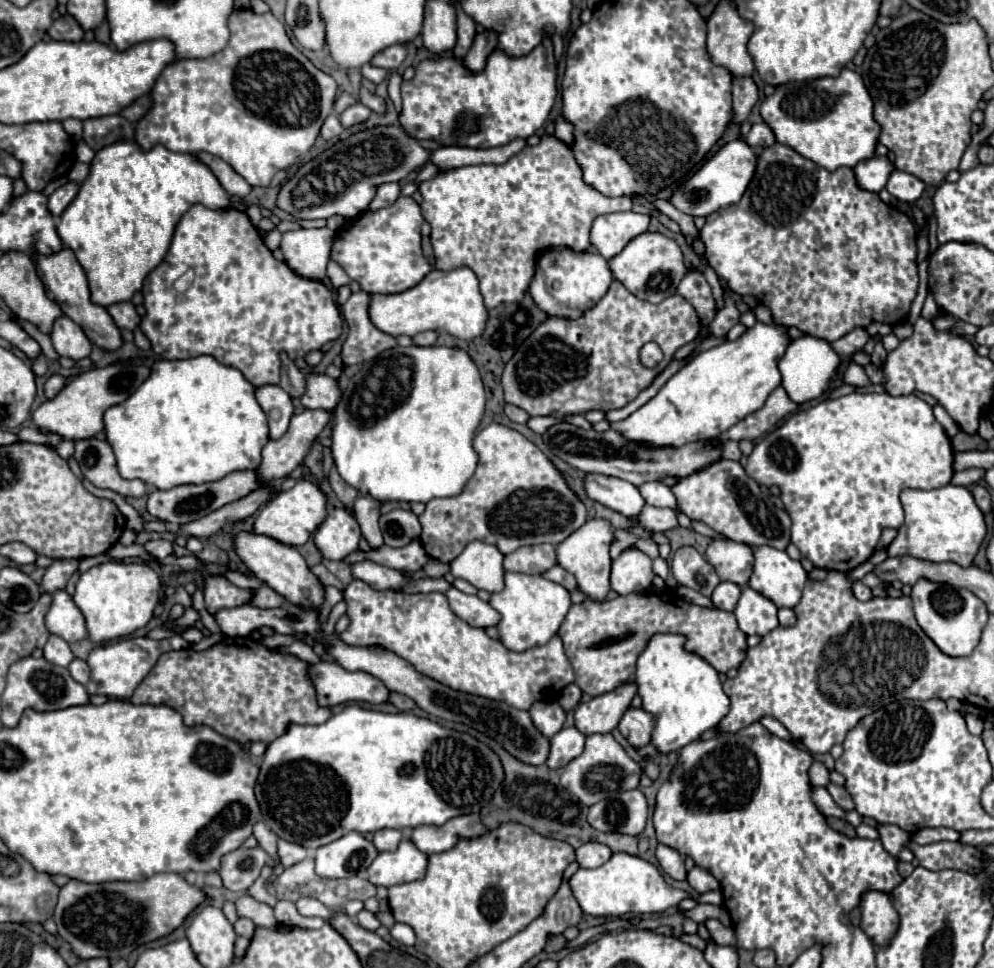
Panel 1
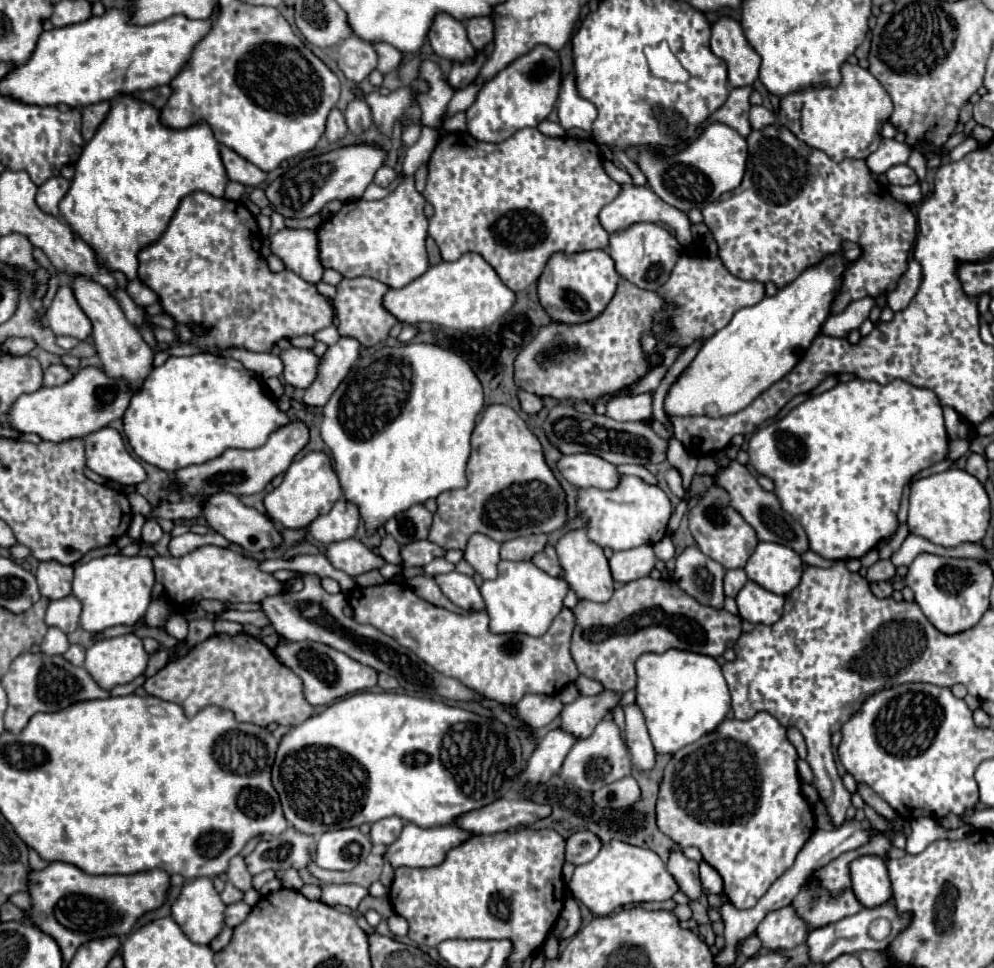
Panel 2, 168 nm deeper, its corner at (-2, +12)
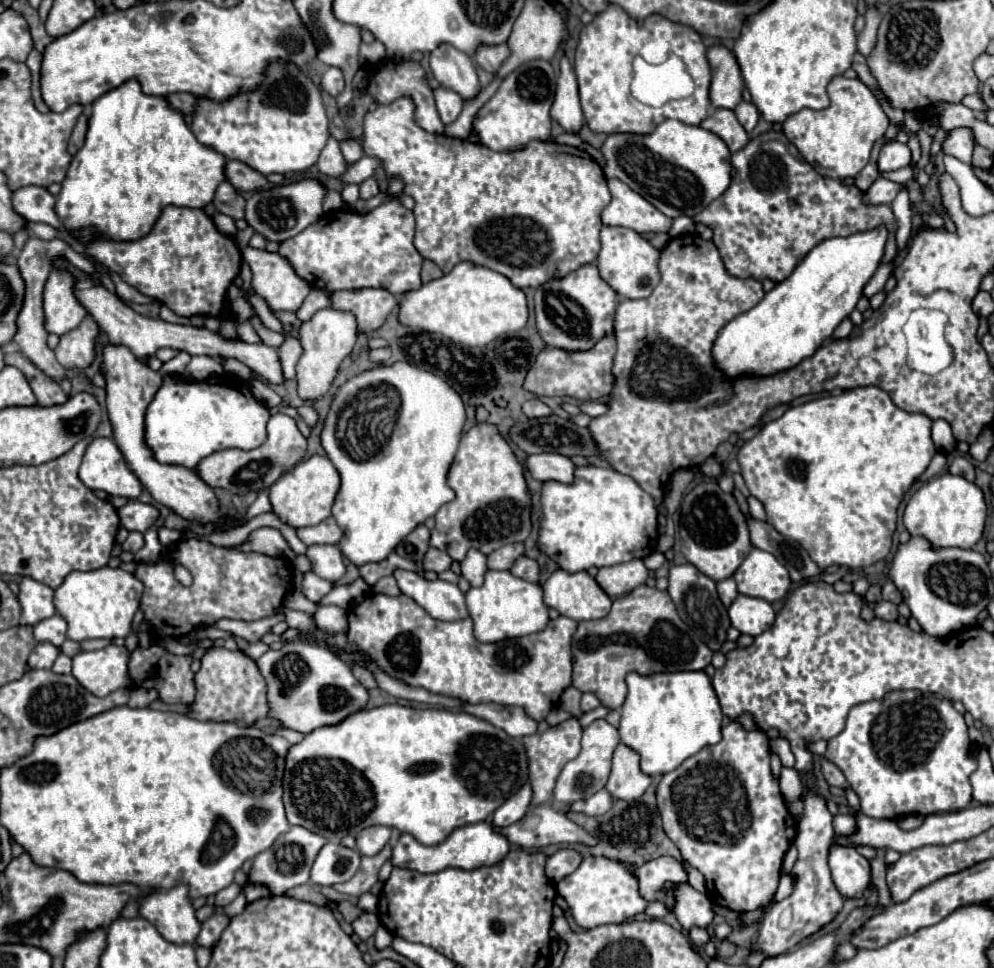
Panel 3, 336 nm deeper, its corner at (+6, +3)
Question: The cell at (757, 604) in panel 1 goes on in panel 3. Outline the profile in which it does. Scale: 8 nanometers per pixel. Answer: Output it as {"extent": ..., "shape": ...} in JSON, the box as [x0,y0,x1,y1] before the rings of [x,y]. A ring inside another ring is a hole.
{"extent":[729,594,775,636],"shape":[[[739,594],[737,600],[729,608],[731,624],[741,632],[749,636],[759,636],[765,630],[771,628],[775,620],[775,610],[769,602],[761,598],[751,598],[745,594]]]}

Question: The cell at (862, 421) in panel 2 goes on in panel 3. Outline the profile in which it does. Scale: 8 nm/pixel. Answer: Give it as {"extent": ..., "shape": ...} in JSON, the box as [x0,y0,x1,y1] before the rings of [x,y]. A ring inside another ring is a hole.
{"extent":[737,386,935,570],"shape":[[[863,386],[863,388],[851,388],[851,390],[843,390],[841,394],[833,394],[827,398],[819,398],[819,400],[811,400],[805,404],[799,404],[795,408],[789,408],[781,418],[767,422],[765,428],[753,436],[751,440],[747,440],[737,454],[739,466],[741,466],[741,474],[745,478],[745,484],[749,488],[749,492],[763,502],[765,512],[767,512],[767,522],[773,524],[779,532],[783,532],[783,536],[797,540],[811,556],[811,560],[823,570],[827,566],[849,566],[849,568],[867,568],[879,560],[885,560],[889,550],[891,550],[891,542],[893,542],[893,532],[895,532],[895,522],[897,522],[897,508],[903,500],[903,494],[913,486],[913,482],[925,472],[925,468],[929,466],[931,458],[935,454],[935,446],[931,440],[931,420],[923,414],[909,414],[903,412],[901,408],[895,408],[895,404],[891,402],[889,394],[883,392],[881,388],[875,386]]]}

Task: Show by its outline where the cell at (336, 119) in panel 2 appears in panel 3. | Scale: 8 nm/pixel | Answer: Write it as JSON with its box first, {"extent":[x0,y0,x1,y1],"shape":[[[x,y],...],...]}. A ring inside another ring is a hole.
{"extent":[317,136,347,176],"shape":[[[329,136],[327,146],[323,148],[317,166],[323,174],[329,174],[329,176],[341,176],[347,170],[347,162],[343,160],[343,154],[339,150],[339,142],[333,136]]]}

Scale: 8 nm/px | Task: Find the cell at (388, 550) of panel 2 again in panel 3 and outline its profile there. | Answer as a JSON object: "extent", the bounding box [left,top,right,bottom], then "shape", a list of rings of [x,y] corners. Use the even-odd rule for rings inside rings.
{"extent":[393,568,469,620],"shape":[[[397,568],[393,572],[403,594],[413,598],[421,608],[425,608],[437,620],[461,620],[469,616],[465,594],[457,584],[435,580],[429,582],[417,572],[407,572]]]}

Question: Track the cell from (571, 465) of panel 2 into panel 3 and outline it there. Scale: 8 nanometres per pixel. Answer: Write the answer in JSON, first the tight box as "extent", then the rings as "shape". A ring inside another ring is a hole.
{"extent":[527,454,575,484],"shape":[[[539,454],[539,456],[529,456],[527,468],[531,476],[539,482],[563,482],[563,484],[573,484],[575,480],[575,462],[567,456],[555,456],[555,454]]]}

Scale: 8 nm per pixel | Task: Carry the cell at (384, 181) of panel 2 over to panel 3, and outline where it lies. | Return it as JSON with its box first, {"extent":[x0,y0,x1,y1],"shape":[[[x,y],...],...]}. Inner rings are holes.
{"extent":[359,178,379,200],"shape":[[[367,178],[365,182],[359,184],[359,188],[361,188],[361,198],[363,200],[369,200],[369,198],[373,198],[373,196],[379,194],[379,186],[377,186],[375,178]]]}

